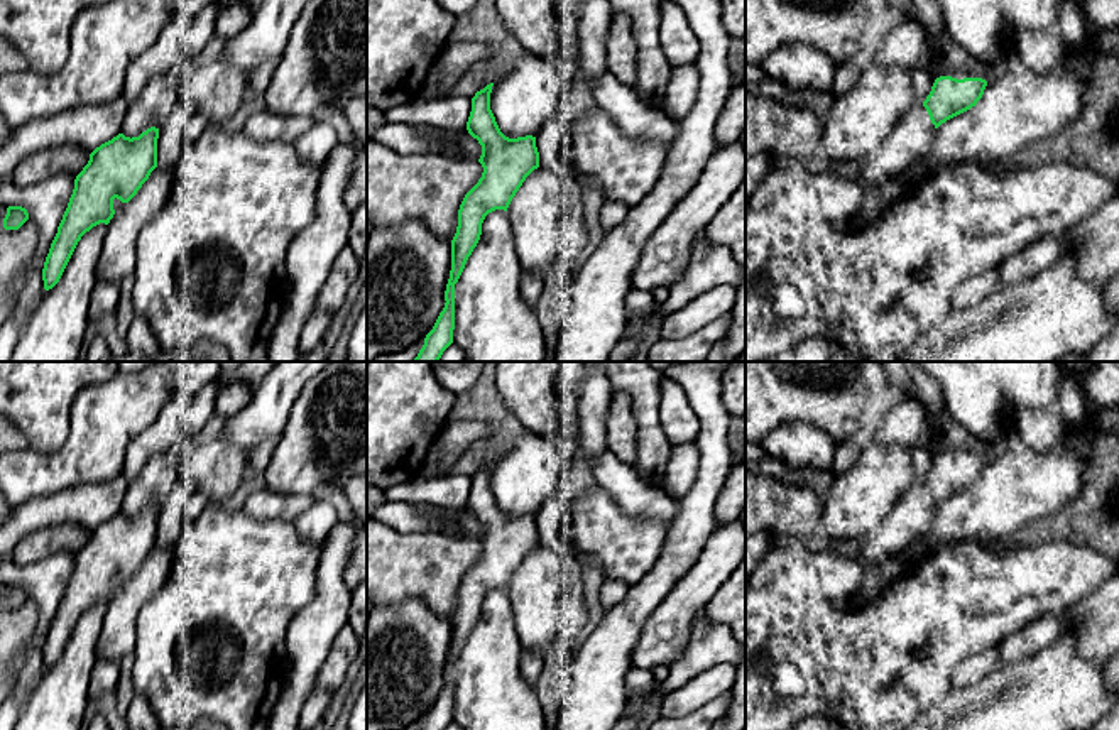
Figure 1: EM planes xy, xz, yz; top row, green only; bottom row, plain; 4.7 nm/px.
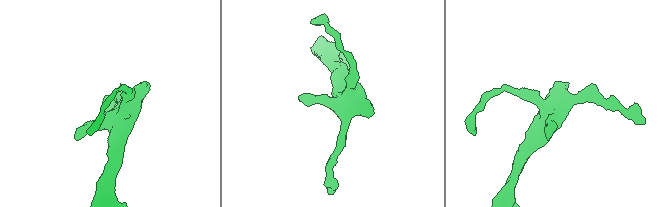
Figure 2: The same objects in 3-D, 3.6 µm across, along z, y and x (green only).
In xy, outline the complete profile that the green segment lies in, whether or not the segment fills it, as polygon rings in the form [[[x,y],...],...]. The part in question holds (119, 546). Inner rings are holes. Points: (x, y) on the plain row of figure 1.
[[[179,478],[159,507],[150,505],[132,517],[118,512],[90,532],[88,542],[74,558],[73,573],[44,640],[46,669],[59,661],[81,615],[100,602],[110,602],[115,576],[128,581],[157,544],[174,549],[186,524],[184,507],[194,493],[198,485]]]

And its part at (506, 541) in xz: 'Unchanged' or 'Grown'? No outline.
Grown

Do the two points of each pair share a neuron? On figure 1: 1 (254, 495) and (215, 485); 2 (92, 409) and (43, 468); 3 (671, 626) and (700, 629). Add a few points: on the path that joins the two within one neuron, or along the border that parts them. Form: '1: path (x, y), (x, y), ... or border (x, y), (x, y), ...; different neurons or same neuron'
1: border (245, 487), (237, 499); different neurons
2: path (92, 426), (92, 431), (60, 463); same neuron
3: border (704, 607), (697, 614), (683, 653), (673, 663); different neurons

